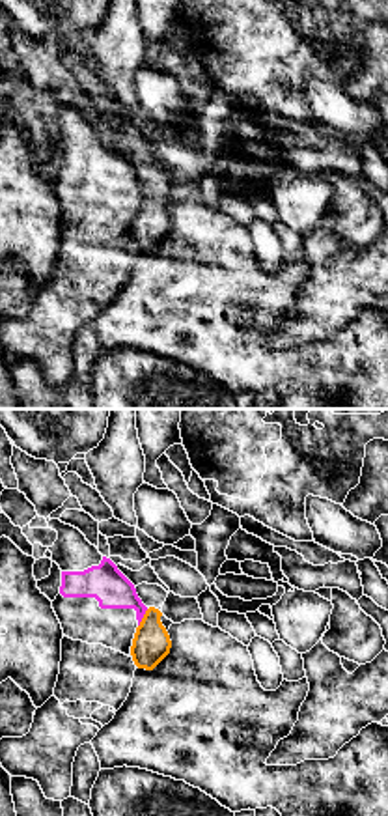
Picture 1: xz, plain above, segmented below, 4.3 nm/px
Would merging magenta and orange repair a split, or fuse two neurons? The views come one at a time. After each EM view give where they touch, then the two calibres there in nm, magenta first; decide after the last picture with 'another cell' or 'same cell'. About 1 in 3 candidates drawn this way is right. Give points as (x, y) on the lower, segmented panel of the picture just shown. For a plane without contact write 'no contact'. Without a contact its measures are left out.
contact (142, 617); calibres 160 and 160 nm

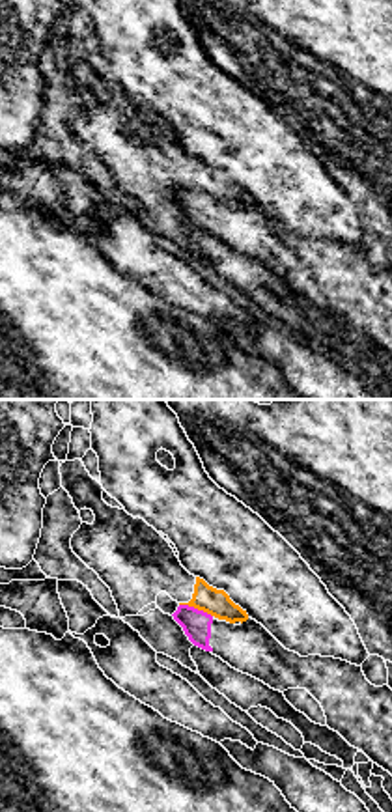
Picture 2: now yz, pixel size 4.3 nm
contact (196, 609); calibres 130 and 120 nm

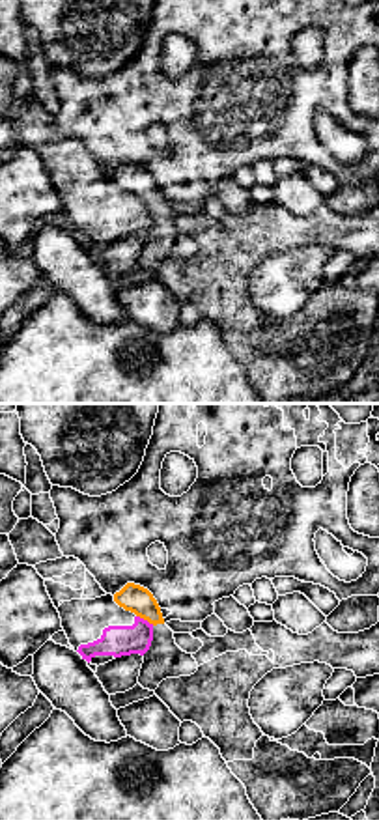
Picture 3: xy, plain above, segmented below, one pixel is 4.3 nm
contact (146, 621); calibres 130 and 120 nm

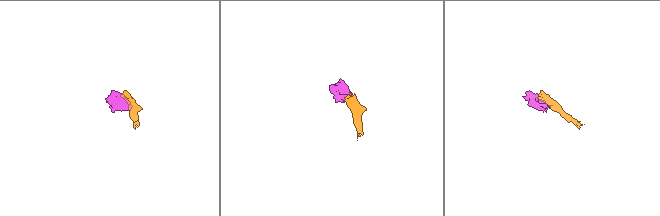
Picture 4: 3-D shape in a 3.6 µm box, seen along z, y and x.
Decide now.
another cell

